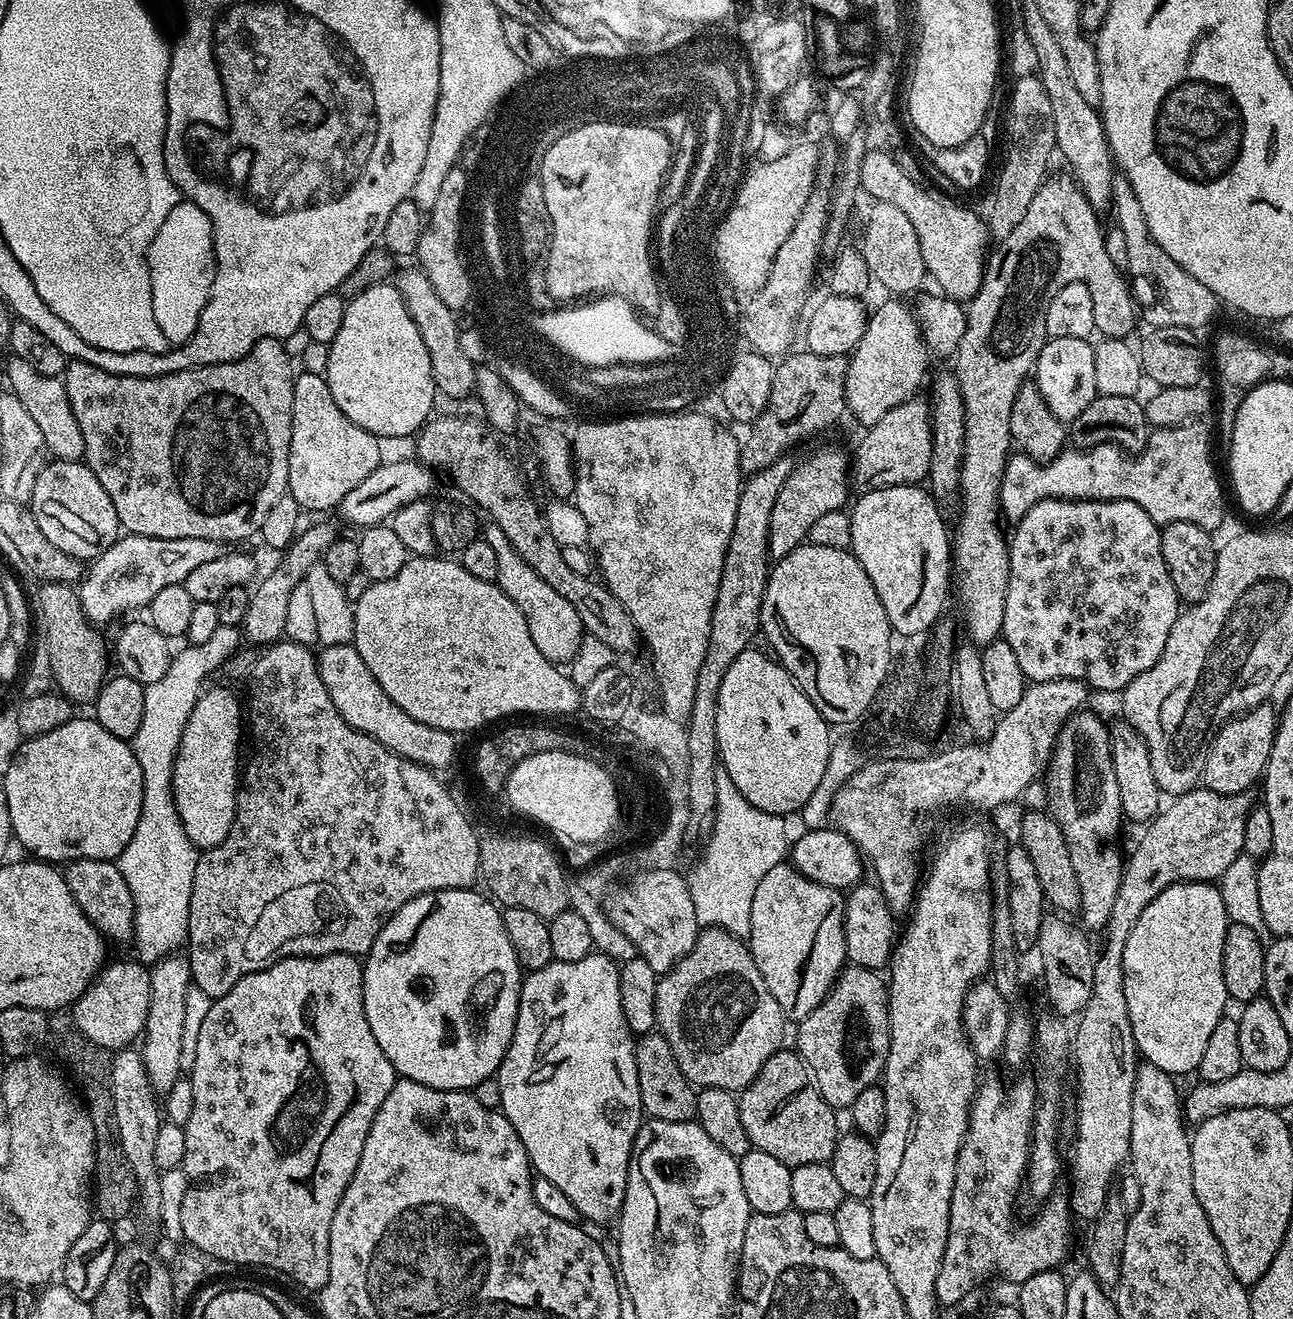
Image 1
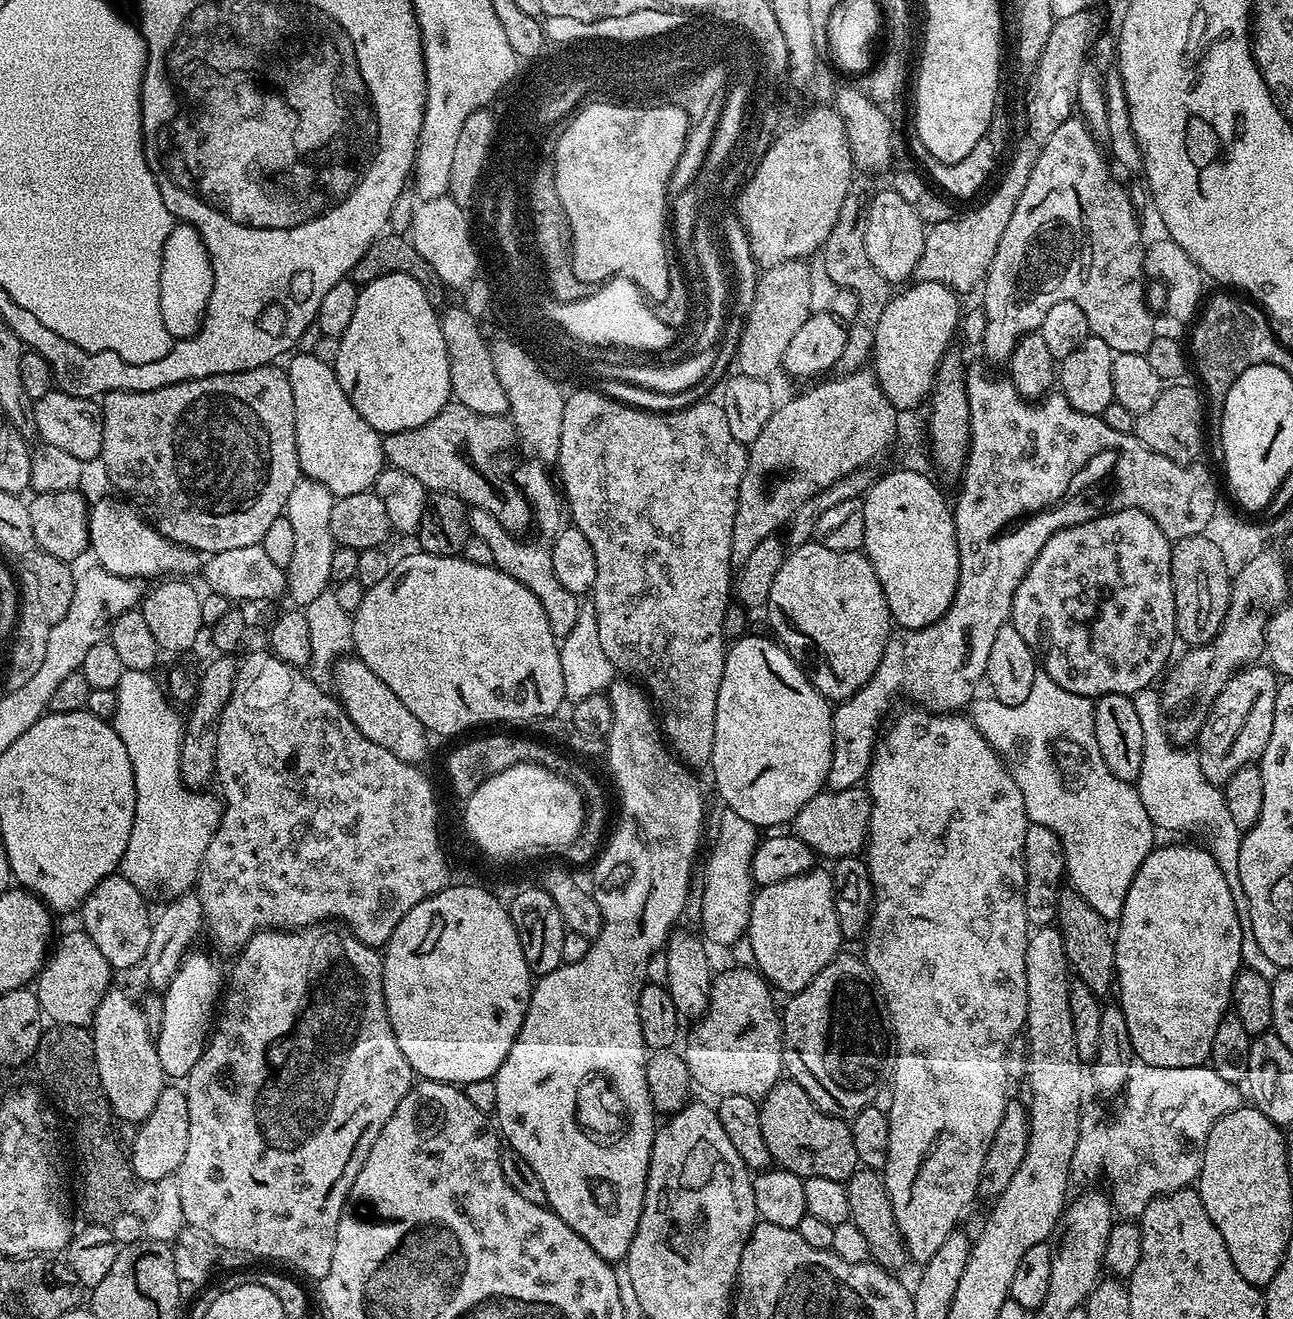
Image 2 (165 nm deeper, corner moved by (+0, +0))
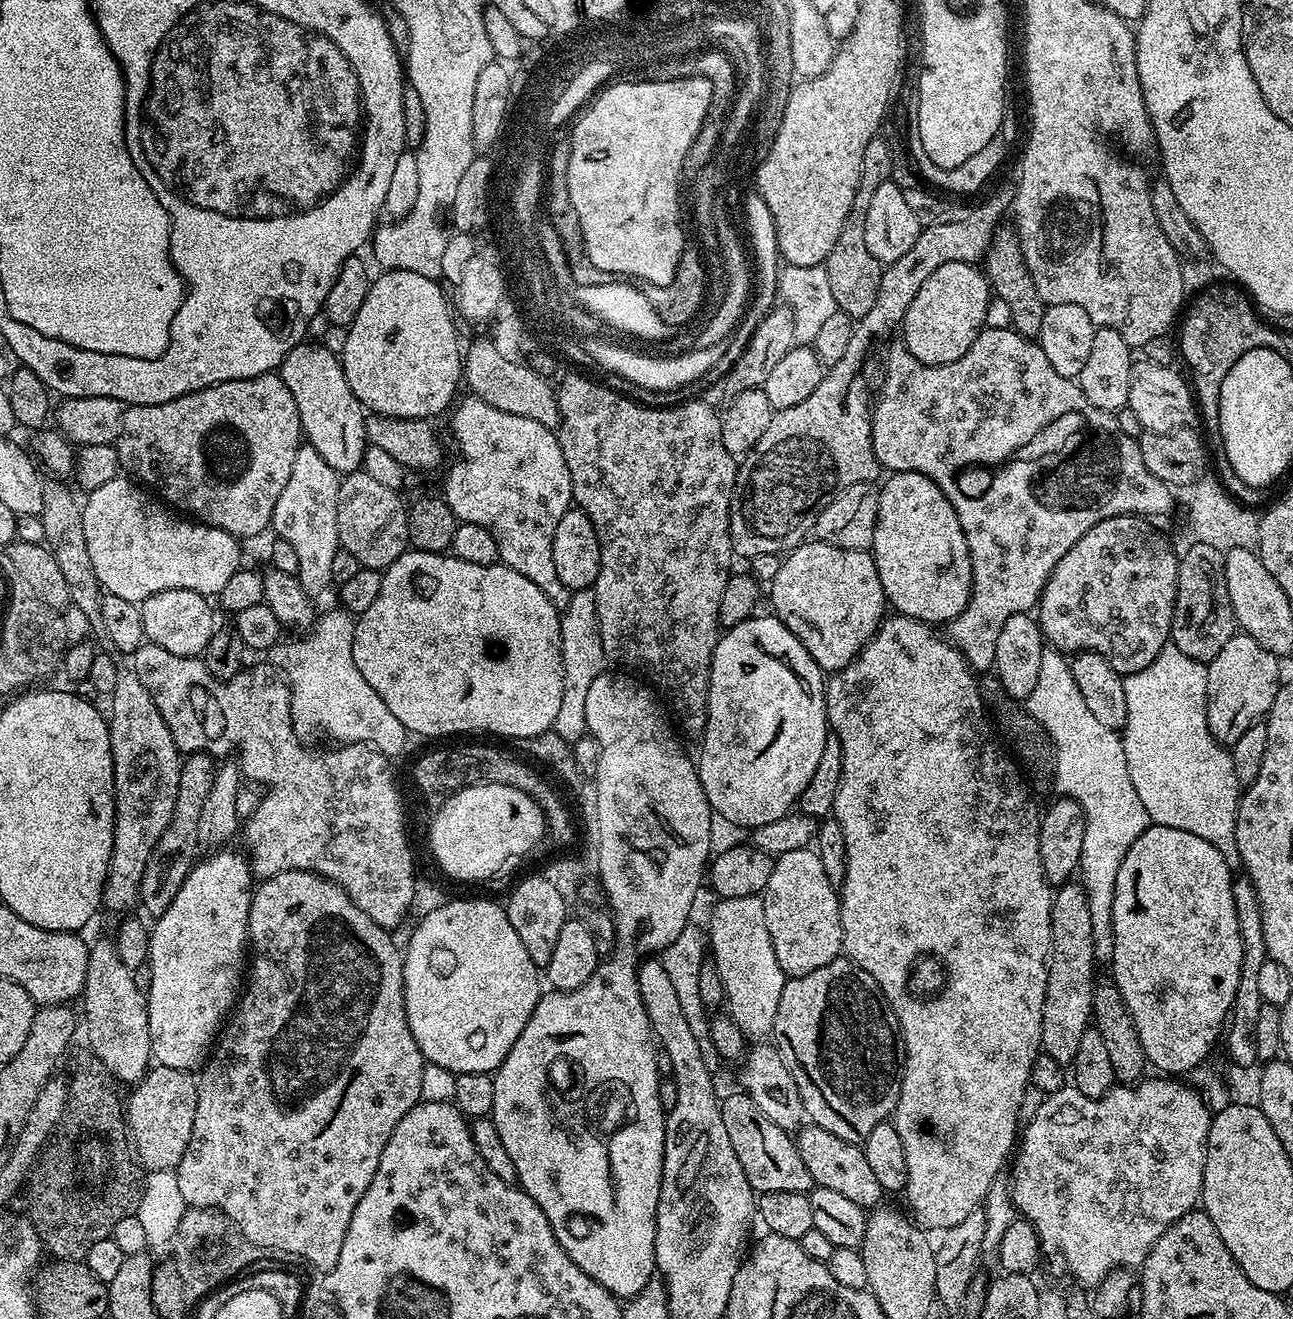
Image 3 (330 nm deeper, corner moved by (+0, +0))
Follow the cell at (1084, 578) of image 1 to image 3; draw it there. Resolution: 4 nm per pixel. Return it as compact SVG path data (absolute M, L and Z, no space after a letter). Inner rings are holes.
M1115 516L1114 518L1106 518L1102 522L1090 526L1090 530L1086 530L1086 534L1082 534L1082 538L1078 538L1078 542L1074 542L1074 546L1070 546L1070 550L1066 550L1066 554L1062 554L1058 566L1054 566L1054 570L1050 574L1046 586L1040 592L1040 602L1038 605L1040 631L1044 633L1045 641L1051 647L1057 648L1058 651L1065 654L1075 654L1077 652L1097 652L1098 654L1102 654L1110 662L1110 666L1114 666L1114 670L1119 672L1123 677L1134 674L1138 670L1144 670L1146 666L1150 666L1150 662L1154 662L1154 658L1158 658L1160 651L1169 643L1172 631L1172 611L1174 610L1174 602L1176 601L1178 552L1172 549L1171 542L1152 524L1155 523L1149 522L1142 516Z

